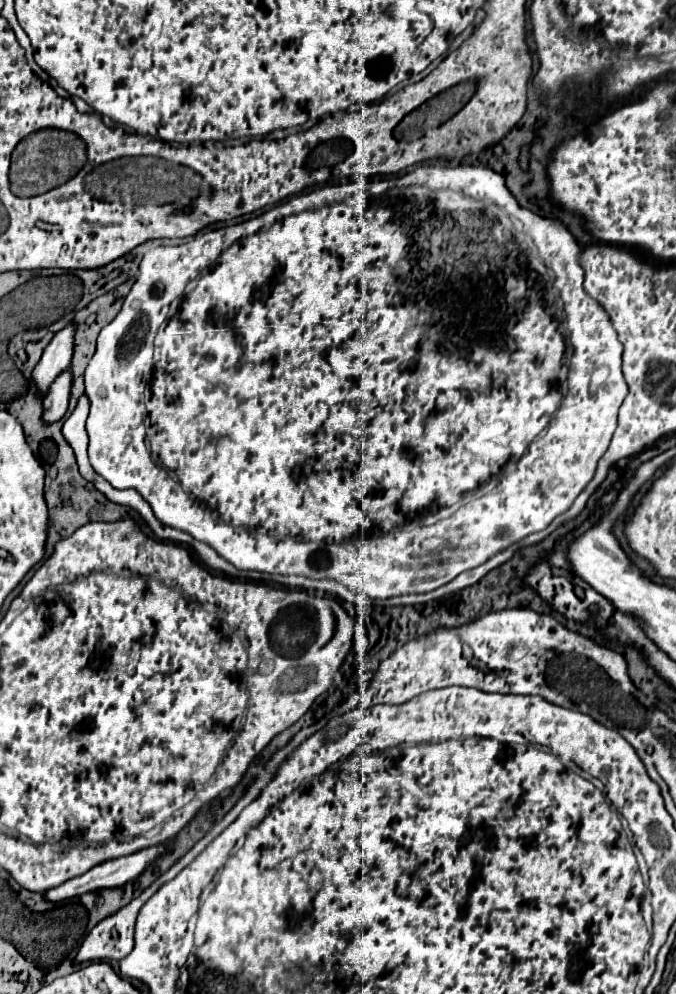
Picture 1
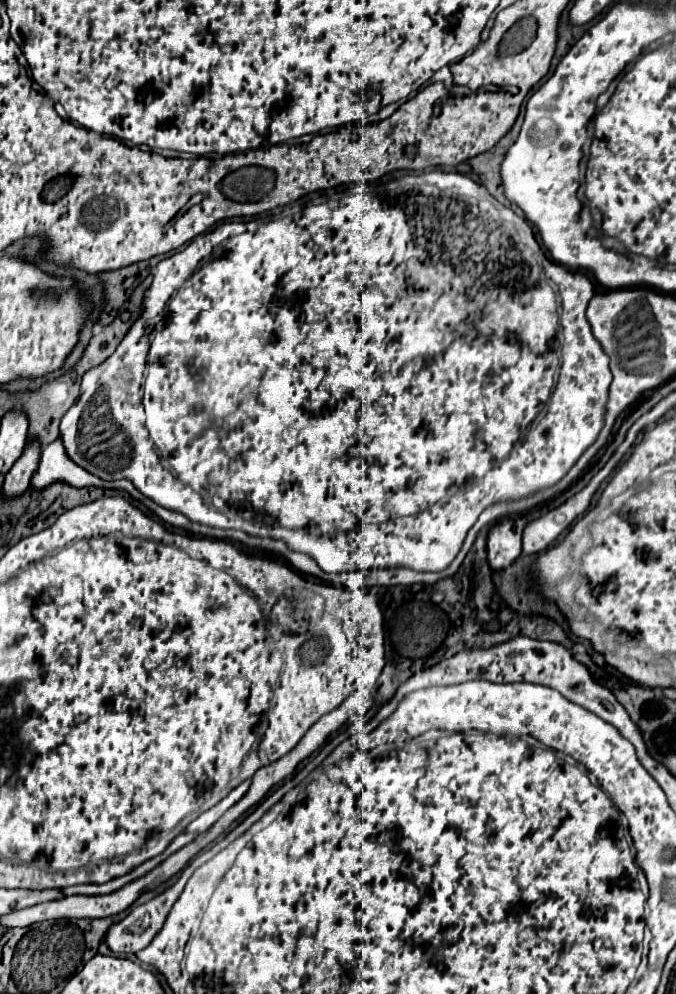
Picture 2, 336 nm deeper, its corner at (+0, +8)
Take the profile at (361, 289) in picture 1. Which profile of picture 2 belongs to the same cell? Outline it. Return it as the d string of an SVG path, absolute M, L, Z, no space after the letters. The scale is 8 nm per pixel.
M426 171L426 173L420 173L420 175L404 175L404 177L394 179L390 183L352 185L352 191L344 191L340 195L334 195L332 199L324 199L320 205L306 203L298 213L288 215L288 217L280 217L280 219L272 219L272 221L250 221L247 223L225 221L218 228L214 229L212 233L198 235L182 251L176 251L174 255L162 259L156 265L154 281L152 281L150 289L146 291L142 317L126 333L126 337L118 345L118 349L112 353L112 357L108 357L102 365L90 369L84 375L82 385L80 385L78 401L62 417L60 439L64 441L64 449L66 449L68 457L76 465L86 469L88 473L92 473L92 475L96 475L100 479L106 479L106 481L128 479L146 497L154 499L162 507L168 507L168 509L174 509L174 511L180 511L184 515L188 515L190 521L212 525L212 527L220 527L220 529L242 529L248 535L256 535L256 537L284 539L290 549L300 551L300 553L308 553L312 559L316 559L320 569L324 569L326 573L370 571L370 569L386 569L386 567L410 567L414 571L442 571L442 569L446 569L452 563L452 559L456 557L456 553L460 551L460 547L464 543L464 537L466 537L468 529L476 523L478 515L488 505L504 501L504 499L528 497L528 495L532 495L532 493L536 493L540 489L552 487L556 481L560 481L568 473L568 469L578 461L578 457L584 453L584 449L588 449L588 445L592 445L596 441L596 437L598 437L598 433L600 433L600 429L604 425L608 387L612 383L612 373L610 373L610 367L608 367L610 359L604 353L604 349L600 347L600 343L594 341L590 325L588 325L586 315L584 315L586 307L588 307L588 303L590 303L590 299L594 295L594 285L588 281L586 275L582 275L578 271L570 271L566 267L554 263L554 261L548 261L545 254L541 252L544 251L536 241L529 223L524 218L518 216L512 209L504 207L502 203L498 203L486 191L486 187L478 185L470 177L460 175L460 173L444 173L444 171Z

